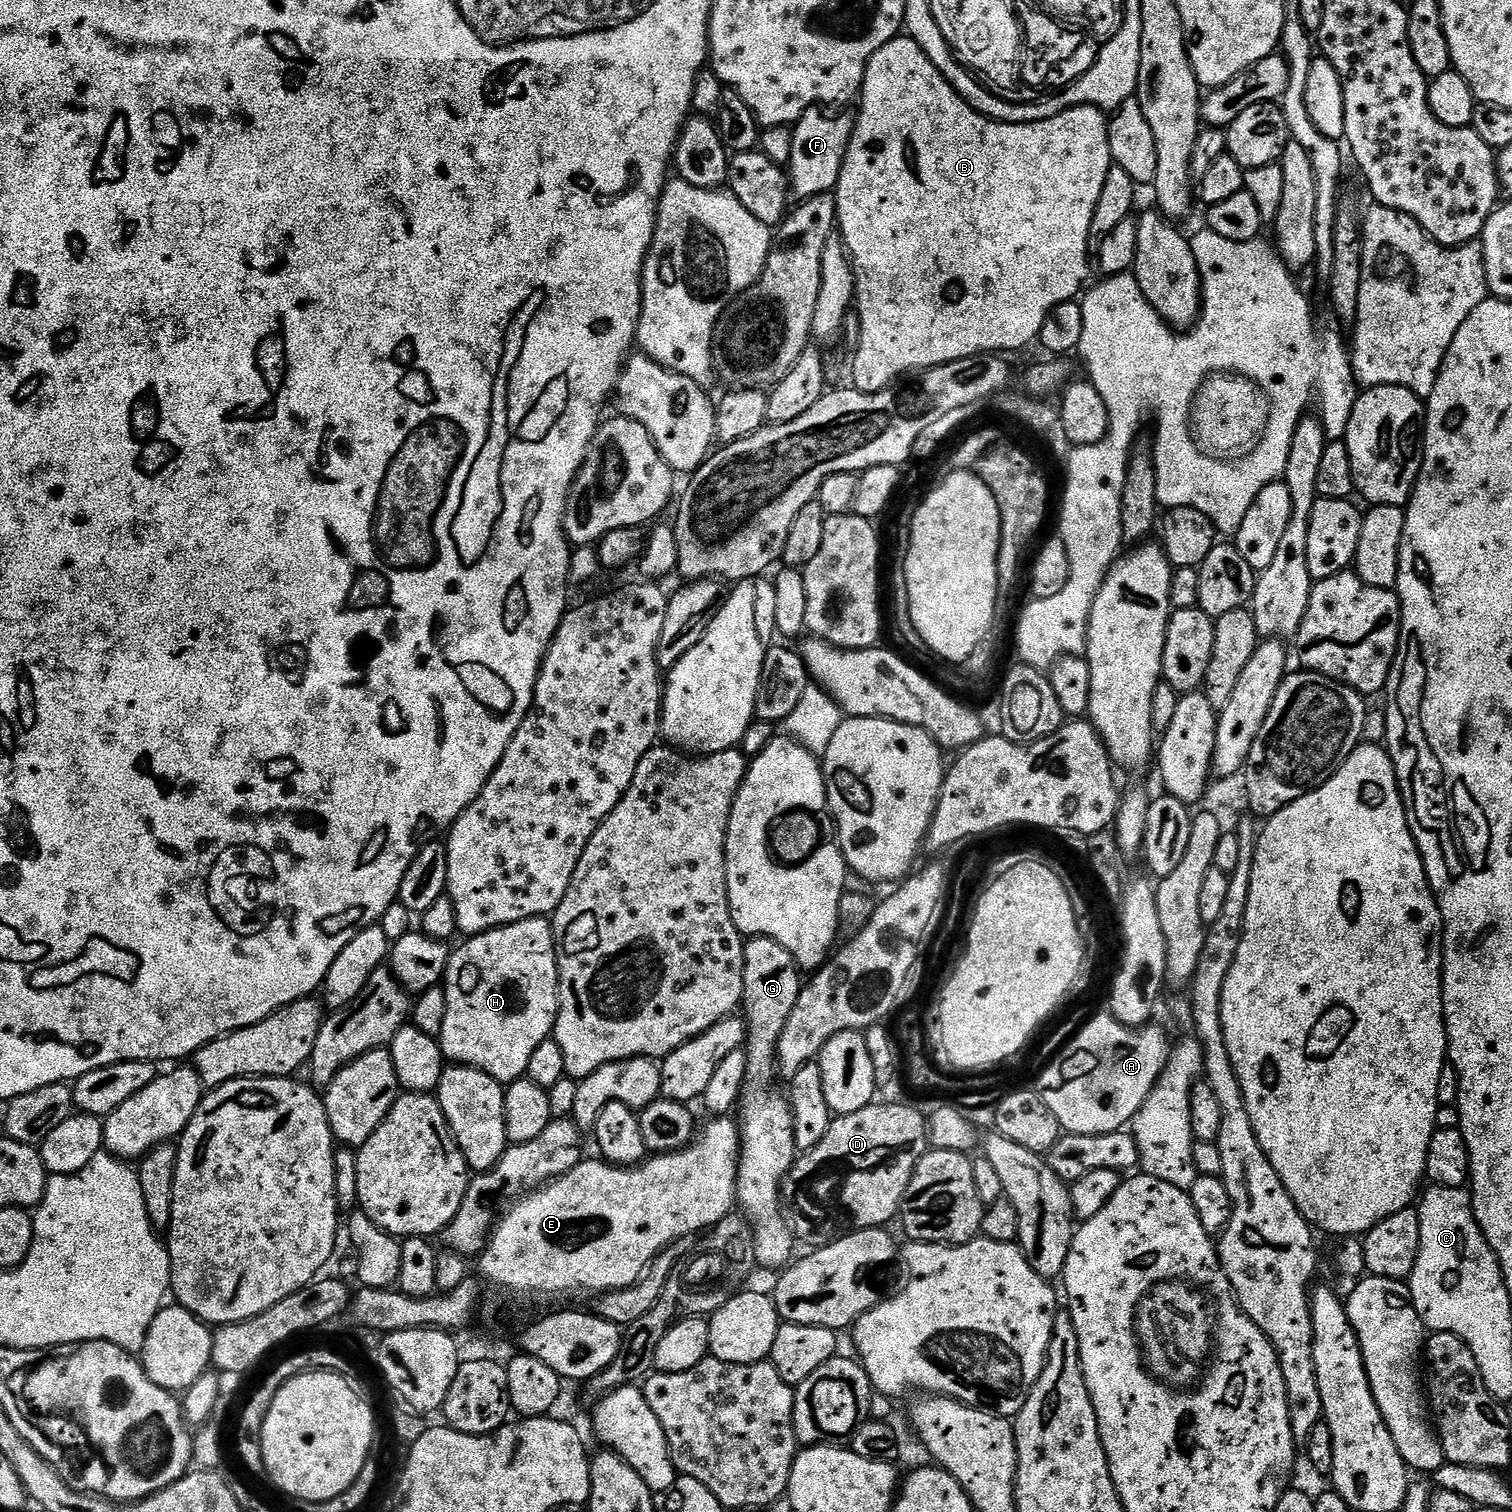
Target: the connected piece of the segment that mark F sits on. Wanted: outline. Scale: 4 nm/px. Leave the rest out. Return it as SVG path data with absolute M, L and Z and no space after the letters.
M819 107L810 108L792 128L792 162L786 172L790 177L790 192L793 197L803 198L832 192L840 181L844 156L854 127L853 117L827 116Z

